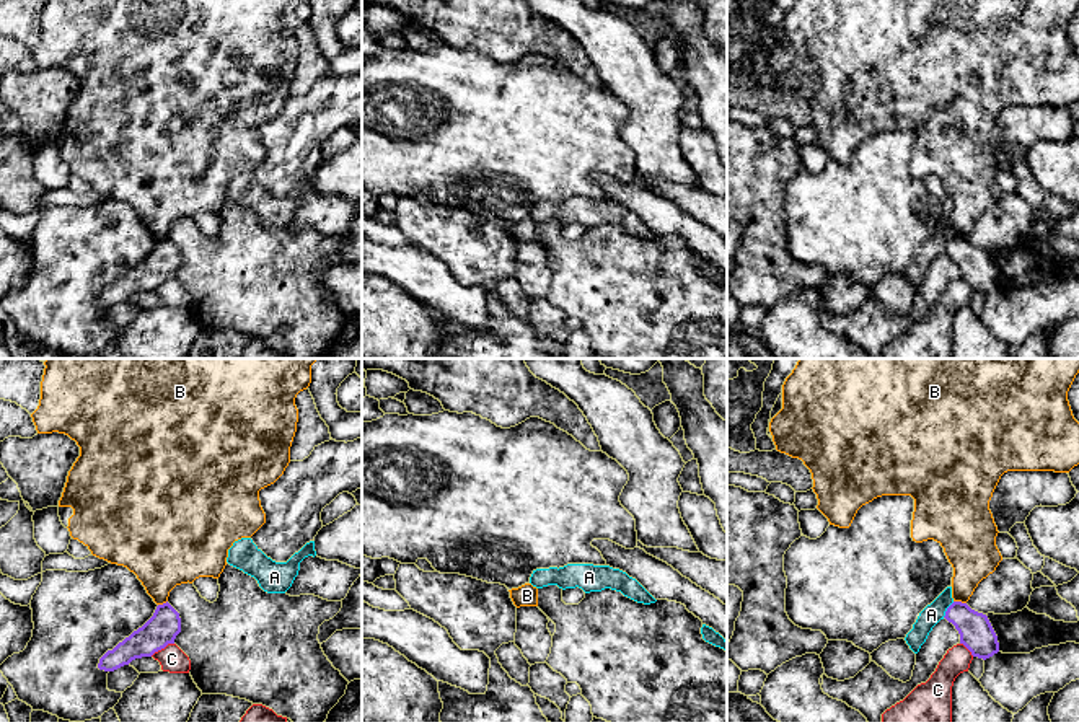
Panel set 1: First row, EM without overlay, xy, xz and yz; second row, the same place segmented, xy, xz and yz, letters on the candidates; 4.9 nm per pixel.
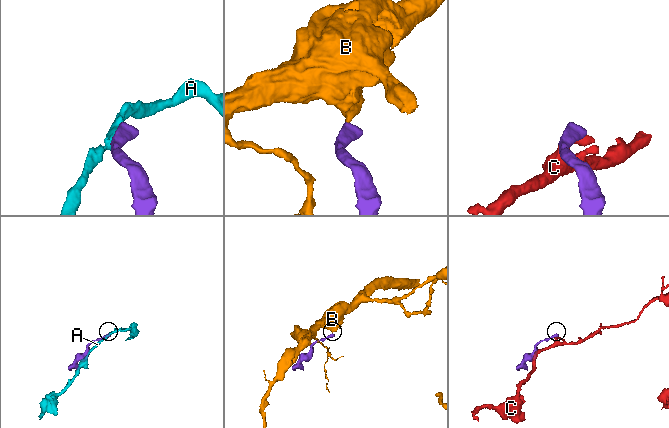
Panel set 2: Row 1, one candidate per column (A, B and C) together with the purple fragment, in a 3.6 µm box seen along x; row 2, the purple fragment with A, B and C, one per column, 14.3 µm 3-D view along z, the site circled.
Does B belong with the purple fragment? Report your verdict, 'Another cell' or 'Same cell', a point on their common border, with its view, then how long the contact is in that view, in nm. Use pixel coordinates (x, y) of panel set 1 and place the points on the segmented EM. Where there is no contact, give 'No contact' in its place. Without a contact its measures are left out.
Another cell. Touches purple at yz (960, 602). Shared border 70 nm

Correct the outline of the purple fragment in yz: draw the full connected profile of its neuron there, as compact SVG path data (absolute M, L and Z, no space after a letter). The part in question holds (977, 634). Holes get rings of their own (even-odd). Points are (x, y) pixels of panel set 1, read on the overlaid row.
M953 601L944 618L955 626L960 644L973 657L986 660L999 652L998 636L986 614L971 610L967 603Z

